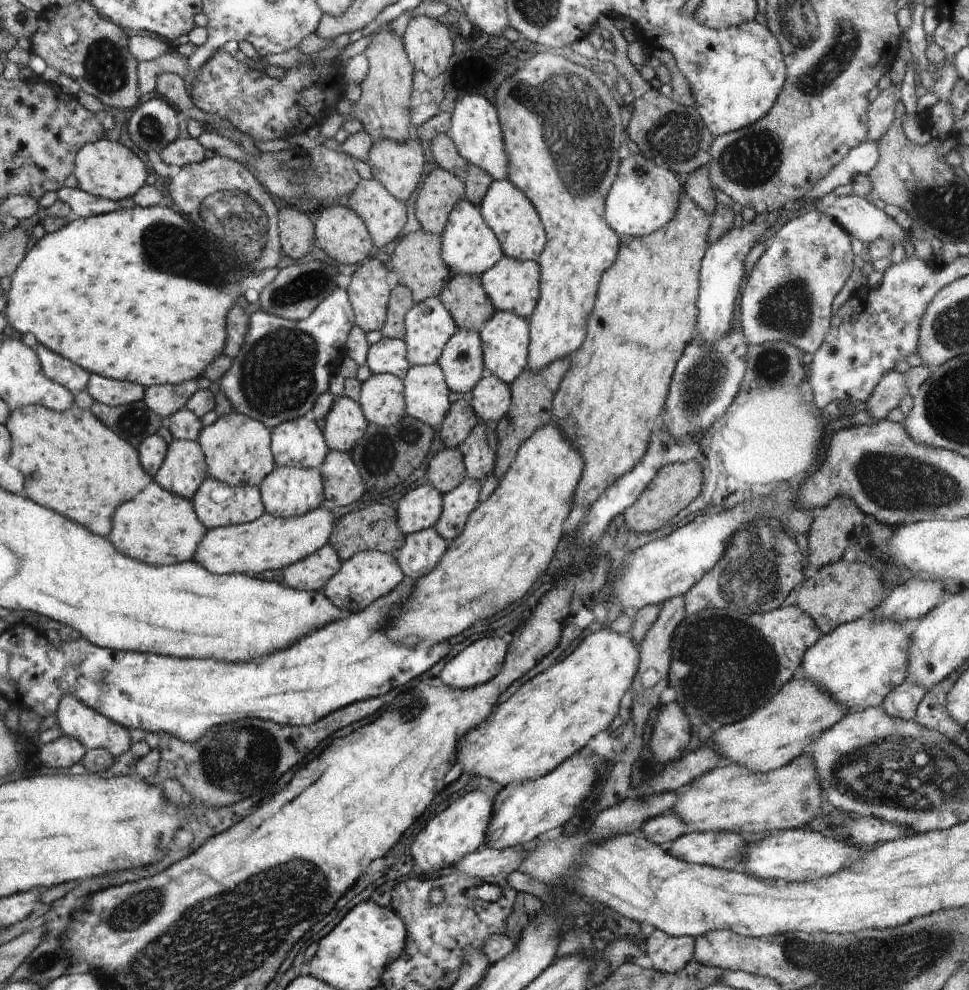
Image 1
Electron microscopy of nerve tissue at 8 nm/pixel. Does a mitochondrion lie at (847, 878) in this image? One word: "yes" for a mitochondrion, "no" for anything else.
no

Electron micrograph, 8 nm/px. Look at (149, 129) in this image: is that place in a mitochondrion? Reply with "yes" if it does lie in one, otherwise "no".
yes

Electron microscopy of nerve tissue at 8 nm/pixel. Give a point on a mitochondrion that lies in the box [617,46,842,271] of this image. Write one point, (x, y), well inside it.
(751, 160)

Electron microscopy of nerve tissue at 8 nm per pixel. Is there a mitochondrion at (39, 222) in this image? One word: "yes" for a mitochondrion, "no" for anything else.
no

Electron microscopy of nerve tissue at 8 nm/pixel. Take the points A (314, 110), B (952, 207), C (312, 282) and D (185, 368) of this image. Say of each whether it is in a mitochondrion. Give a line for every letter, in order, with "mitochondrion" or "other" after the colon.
A: other
B: mitochondrion
C: mitochondrion
D: other

